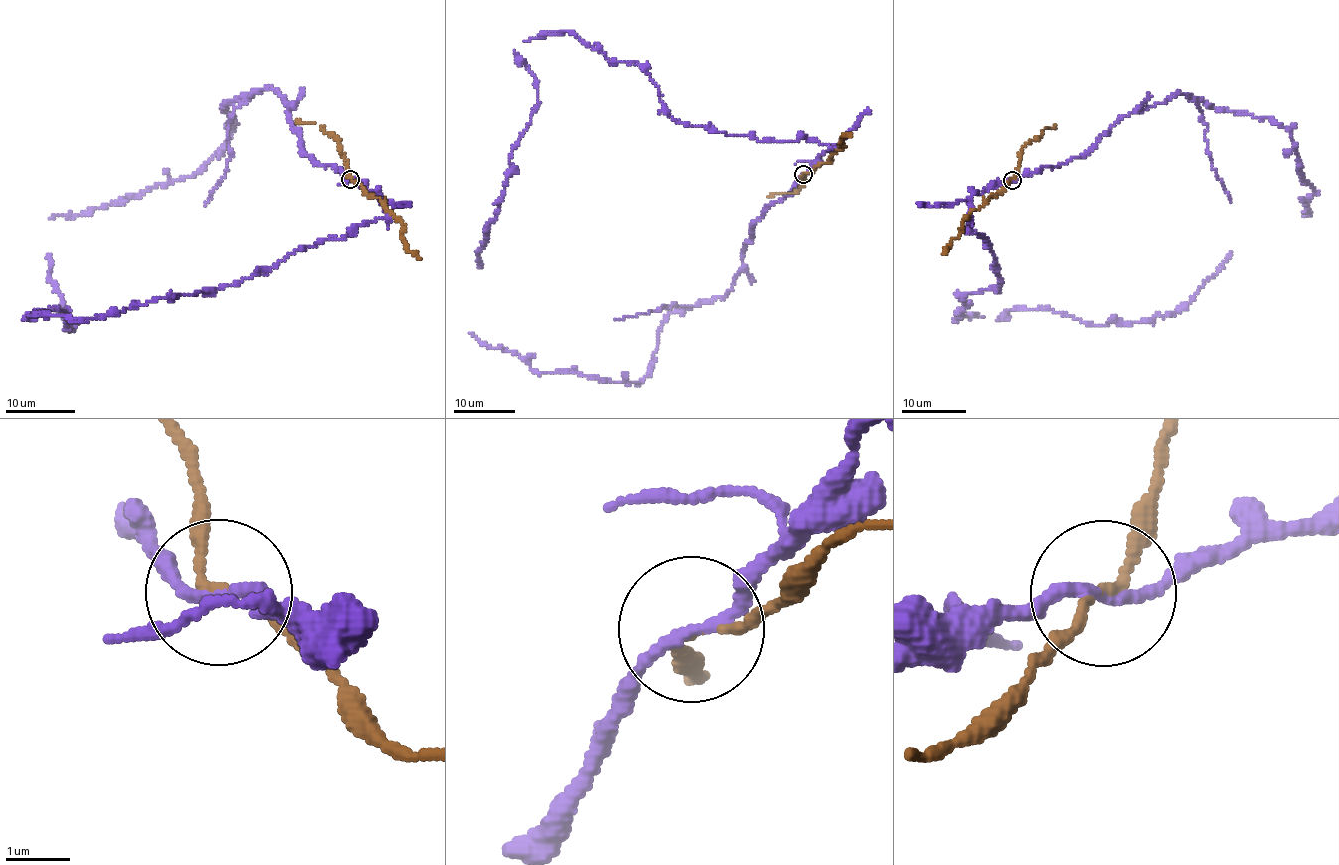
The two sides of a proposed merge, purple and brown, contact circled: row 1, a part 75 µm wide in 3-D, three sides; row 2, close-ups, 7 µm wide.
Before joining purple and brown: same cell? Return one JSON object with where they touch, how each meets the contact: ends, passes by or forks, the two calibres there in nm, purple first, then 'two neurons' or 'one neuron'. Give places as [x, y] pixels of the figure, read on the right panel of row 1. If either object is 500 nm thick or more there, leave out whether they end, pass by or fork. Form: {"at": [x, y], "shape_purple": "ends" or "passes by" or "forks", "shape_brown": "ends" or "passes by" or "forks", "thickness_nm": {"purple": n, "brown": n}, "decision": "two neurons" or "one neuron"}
{"at": [1012, 180], "shape_purple": "passes by", "shape_brown": "passes by", "thickness_nm": {"purple": 170, "brown": 110}, "decision": "two neurons"}

